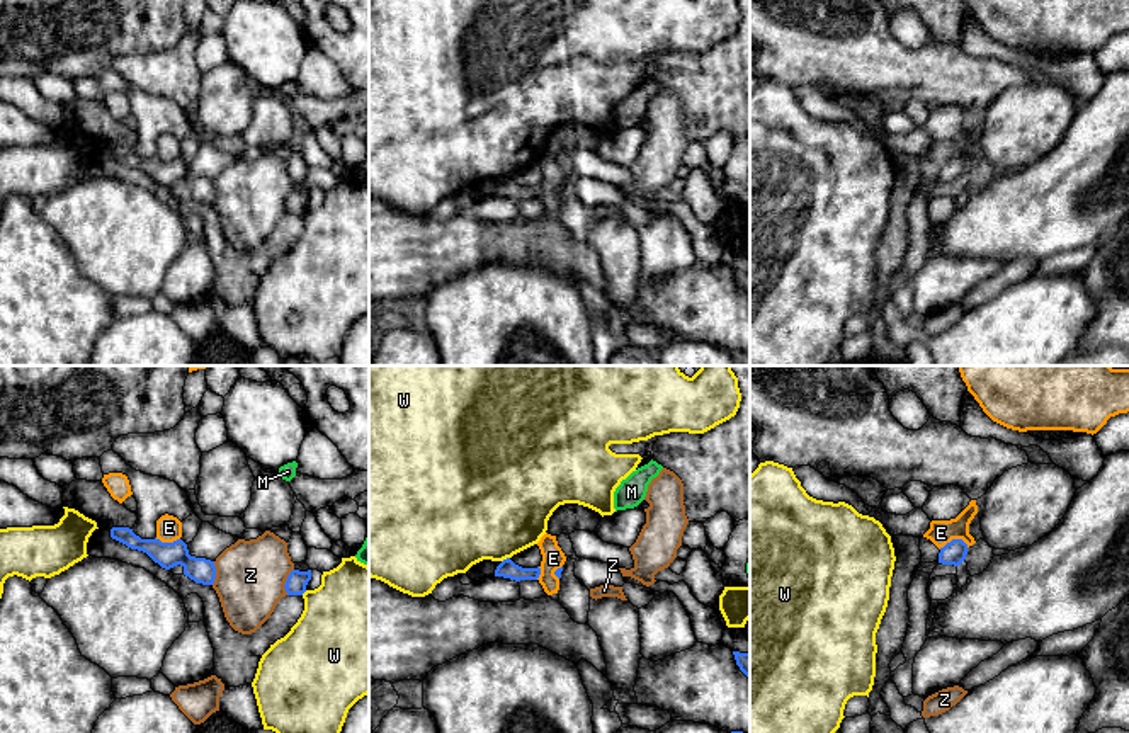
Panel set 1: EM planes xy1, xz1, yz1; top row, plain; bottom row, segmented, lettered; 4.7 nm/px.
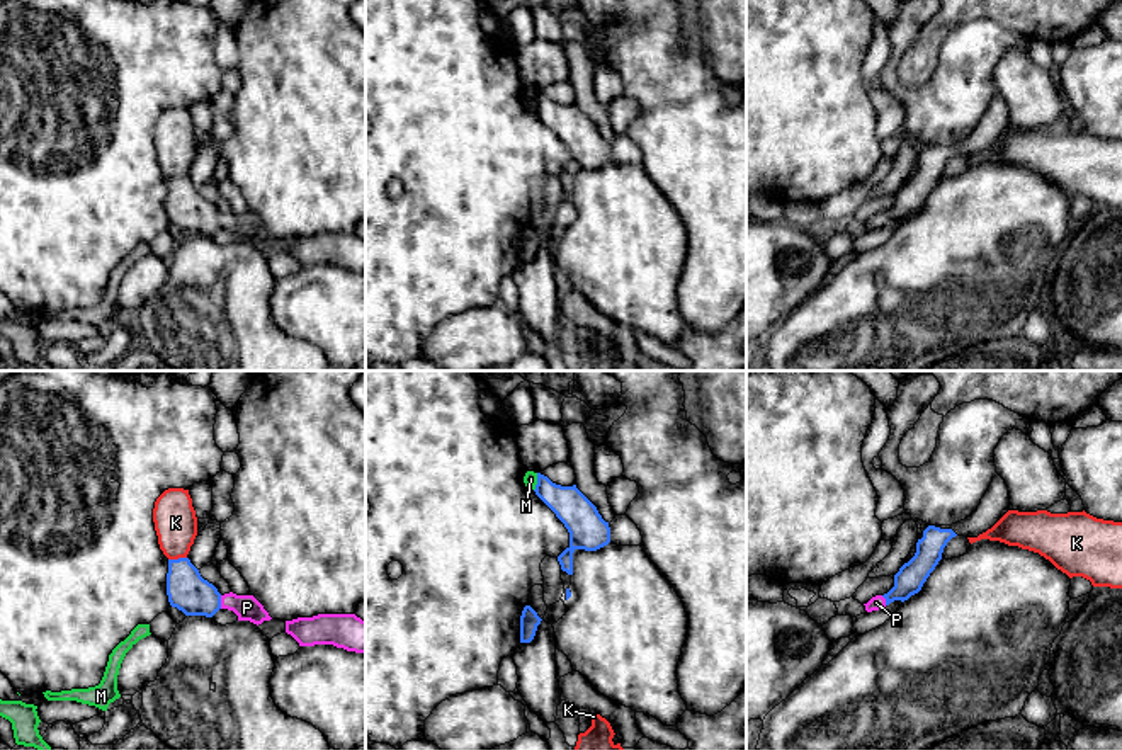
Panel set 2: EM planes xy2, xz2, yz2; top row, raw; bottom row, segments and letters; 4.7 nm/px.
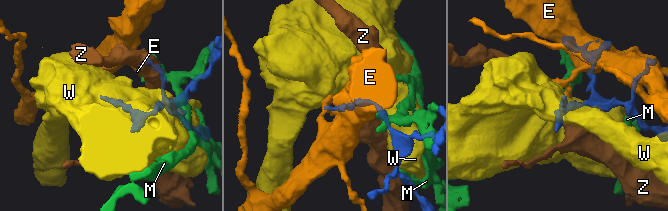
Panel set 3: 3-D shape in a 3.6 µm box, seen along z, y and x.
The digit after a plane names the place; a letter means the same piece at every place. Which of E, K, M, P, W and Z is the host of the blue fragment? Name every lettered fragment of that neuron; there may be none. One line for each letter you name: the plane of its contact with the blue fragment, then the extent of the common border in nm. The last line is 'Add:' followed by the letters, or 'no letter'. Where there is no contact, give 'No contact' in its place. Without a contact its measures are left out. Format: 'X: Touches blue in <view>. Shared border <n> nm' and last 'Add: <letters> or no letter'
P: Touches blue in xy2. Shared border 60 nm
Add: P

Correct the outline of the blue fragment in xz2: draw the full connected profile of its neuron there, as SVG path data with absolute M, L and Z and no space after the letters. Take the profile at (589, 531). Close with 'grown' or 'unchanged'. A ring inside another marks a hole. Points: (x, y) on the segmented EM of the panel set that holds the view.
M537 473L536 495L556 514L570 532L570 546L558 556L561 570L573 575L576 549L597 551L610 543L609 522L597 507L576 488L552 483Z; unchanged

